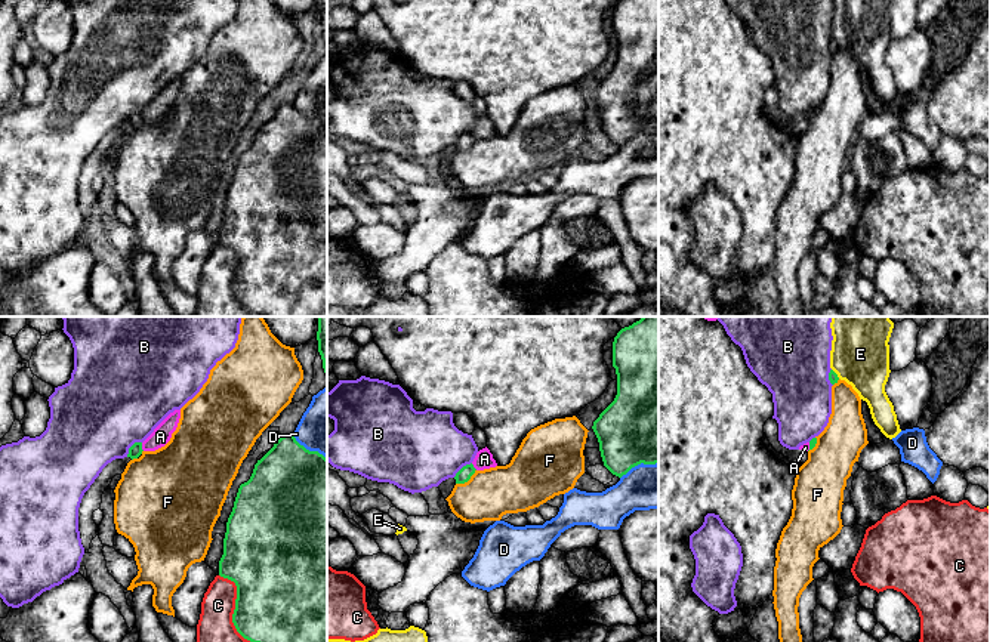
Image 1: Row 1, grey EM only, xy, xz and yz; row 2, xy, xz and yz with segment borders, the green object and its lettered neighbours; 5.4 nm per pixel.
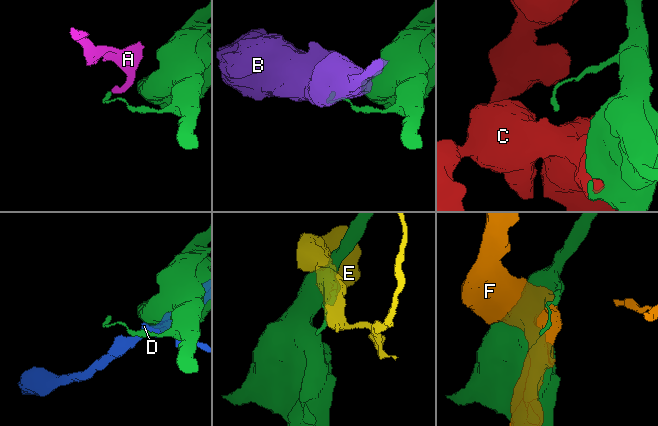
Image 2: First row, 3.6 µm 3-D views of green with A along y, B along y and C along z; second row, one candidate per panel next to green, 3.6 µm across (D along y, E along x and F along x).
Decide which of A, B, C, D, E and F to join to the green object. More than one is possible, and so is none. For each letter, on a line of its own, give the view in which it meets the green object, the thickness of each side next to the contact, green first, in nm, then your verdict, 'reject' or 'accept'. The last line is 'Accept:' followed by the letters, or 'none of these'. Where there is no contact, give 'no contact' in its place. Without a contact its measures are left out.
A: contact in xy; calibres 70 and 100 nm; reject
B: contact in xy; calibres 70 and 480 nm; reject
C: contact in xy; calibres 480 and 190 nm; reject
D: contact in xz; calibres 460 and 240 nm; reject
E: contact in yz; calibres 50 and 320 nm; reject
F: contact in xz; calibres 80 and 280 nm; reject
Accept: none of these

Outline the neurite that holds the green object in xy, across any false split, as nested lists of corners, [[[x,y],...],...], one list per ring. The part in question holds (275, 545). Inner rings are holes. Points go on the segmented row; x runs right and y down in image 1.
[[[284,435],[257,460],[250,479],[240,485],[226,522],[219,575],[237,586],[232,623],[244,639],[250,642],[327,642],[327,459],[323,454],[306,450],[293,435]]]

